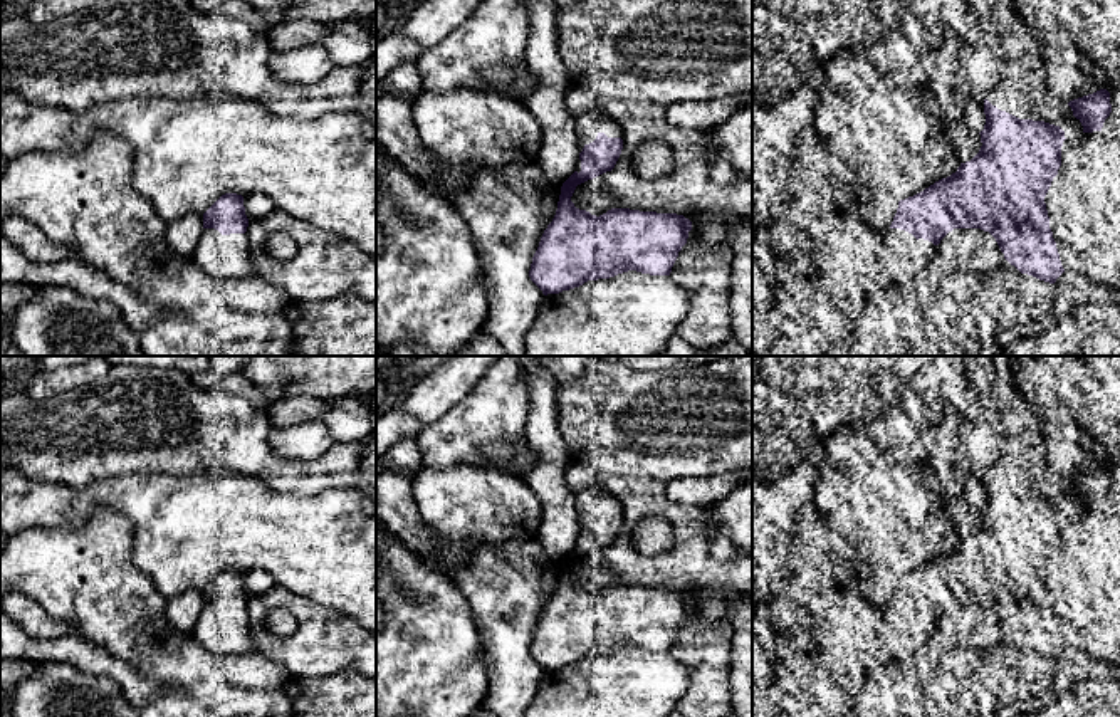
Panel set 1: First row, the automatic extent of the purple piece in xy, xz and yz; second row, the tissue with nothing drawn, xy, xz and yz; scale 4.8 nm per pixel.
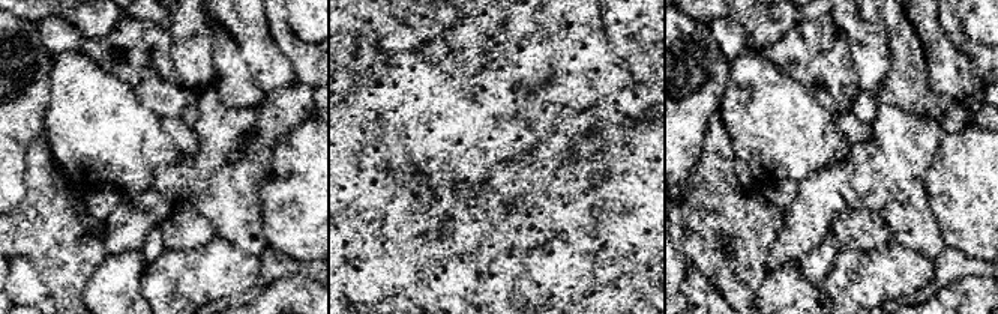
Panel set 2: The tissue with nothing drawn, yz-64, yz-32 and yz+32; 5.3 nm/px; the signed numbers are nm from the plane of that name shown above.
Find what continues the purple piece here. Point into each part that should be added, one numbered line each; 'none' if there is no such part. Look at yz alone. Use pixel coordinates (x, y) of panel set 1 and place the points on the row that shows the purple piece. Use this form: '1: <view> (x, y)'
1: yz (902, 257)

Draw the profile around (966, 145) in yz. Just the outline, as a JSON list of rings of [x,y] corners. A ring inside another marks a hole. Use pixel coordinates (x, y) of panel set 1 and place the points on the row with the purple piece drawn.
[[[964,121],[942,126],[942,133],[960,163],[971,161],[982,146],[981,134],[972,133]]]

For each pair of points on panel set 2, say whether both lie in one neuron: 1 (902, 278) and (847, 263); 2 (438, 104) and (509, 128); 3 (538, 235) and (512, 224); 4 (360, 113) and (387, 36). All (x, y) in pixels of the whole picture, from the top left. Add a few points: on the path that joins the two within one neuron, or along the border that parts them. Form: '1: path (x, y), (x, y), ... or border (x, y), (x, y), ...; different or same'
1: path (889, 274), (865, 274), (860, 269); same
2: border (498, 120), (509, 144), (517, 152); different
3: path (532, 232), (518, 226); same
4: border (372, 24), (380, 45), (390, 56); different

